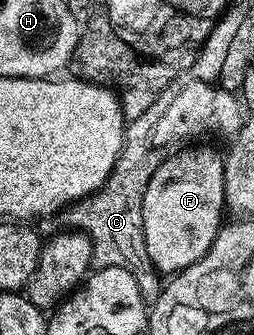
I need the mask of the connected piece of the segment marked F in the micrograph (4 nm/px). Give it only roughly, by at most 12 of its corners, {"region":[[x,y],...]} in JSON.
{"region":[[188,145],[145,188],[145,252],[163,276],[225,222],[224,155]]}

